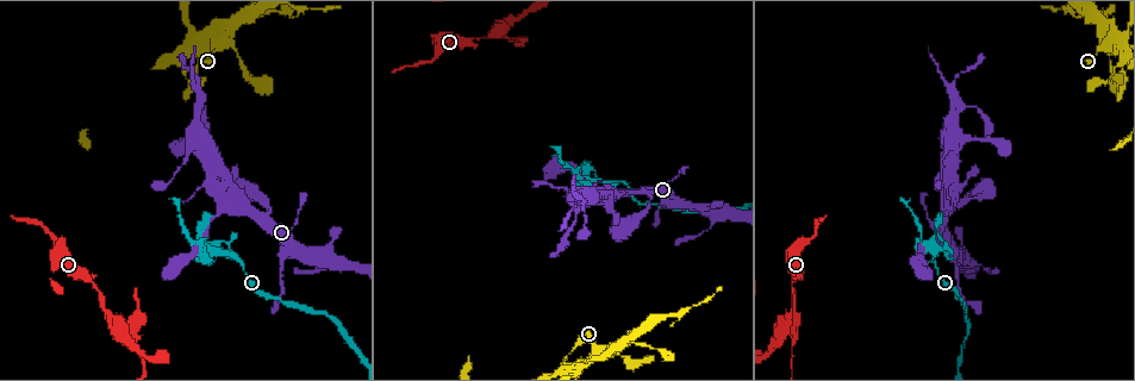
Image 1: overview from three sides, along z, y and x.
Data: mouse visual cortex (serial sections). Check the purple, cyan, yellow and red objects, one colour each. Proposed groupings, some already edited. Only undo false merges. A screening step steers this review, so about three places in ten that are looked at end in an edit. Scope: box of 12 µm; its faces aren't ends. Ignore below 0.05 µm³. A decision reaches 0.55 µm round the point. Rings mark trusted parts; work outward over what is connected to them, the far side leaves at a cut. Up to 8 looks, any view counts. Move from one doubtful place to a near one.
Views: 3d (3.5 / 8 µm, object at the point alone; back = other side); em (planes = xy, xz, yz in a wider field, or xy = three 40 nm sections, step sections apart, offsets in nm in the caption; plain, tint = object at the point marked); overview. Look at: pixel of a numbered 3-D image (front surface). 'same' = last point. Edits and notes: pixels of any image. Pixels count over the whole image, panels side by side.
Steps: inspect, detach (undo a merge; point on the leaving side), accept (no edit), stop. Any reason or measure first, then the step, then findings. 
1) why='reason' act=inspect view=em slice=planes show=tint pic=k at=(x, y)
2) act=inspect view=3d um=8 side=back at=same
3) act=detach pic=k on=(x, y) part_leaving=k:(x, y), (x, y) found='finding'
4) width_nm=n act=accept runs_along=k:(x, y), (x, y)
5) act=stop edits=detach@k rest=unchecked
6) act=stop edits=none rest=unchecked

why='abrupt turn' act=inspect view=3d um=3.5 pic=1 at=(199, 252)

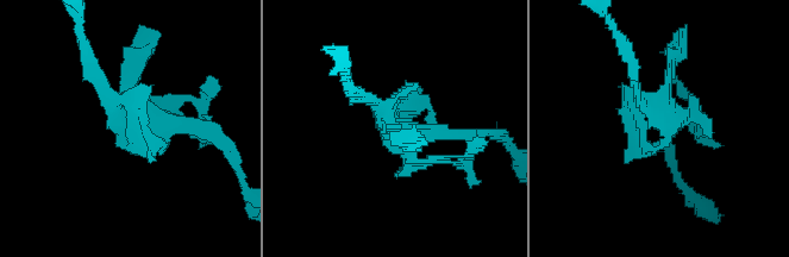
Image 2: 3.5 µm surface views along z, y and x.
why='need the tissue' act=inspect view=em slice=xy step=5 show=tint pic=2 at=(667, 119)

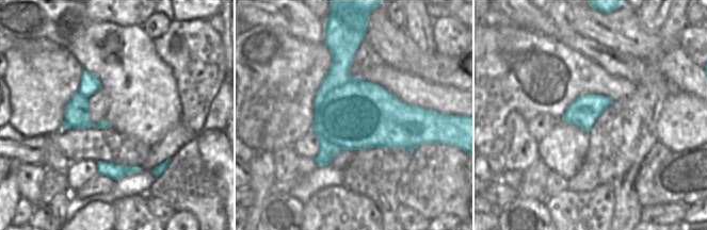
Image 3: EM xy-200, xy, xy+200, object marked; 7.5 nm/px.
act=detach pic=2 on=(126, 63) found='a second cell is stuck on'

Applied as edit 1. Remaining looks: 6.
act=inspect view=overview

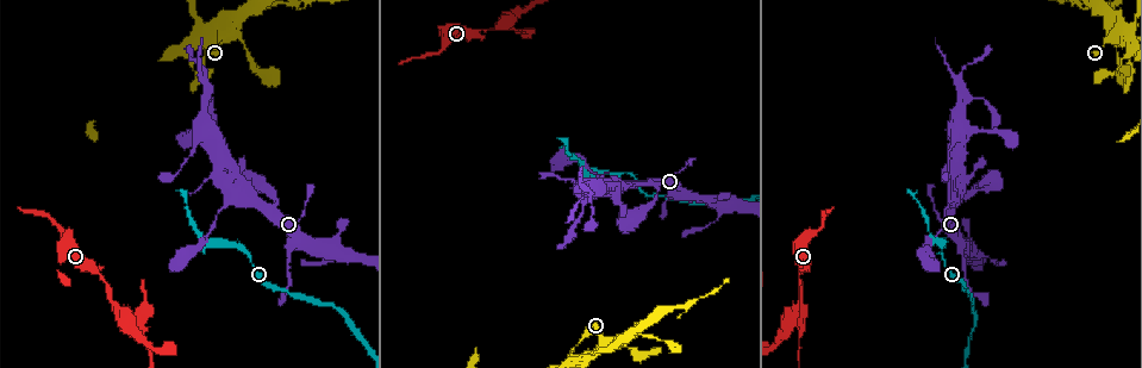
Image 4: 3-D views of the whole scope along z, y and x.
act=inspect view=3d um=8 pic=4 at=(668, 194)

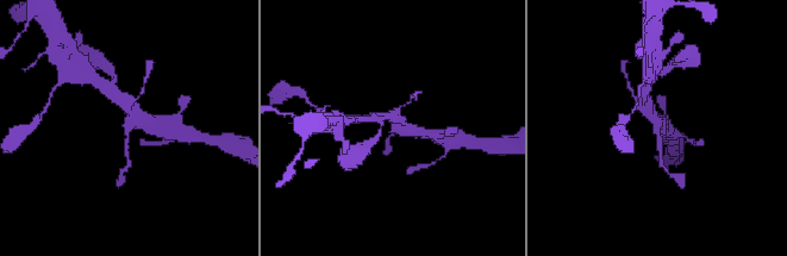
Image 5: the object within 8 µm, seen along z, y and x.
act=inspect view=em slice=xy step=5 show=tint pic=5 at=(658, 134)

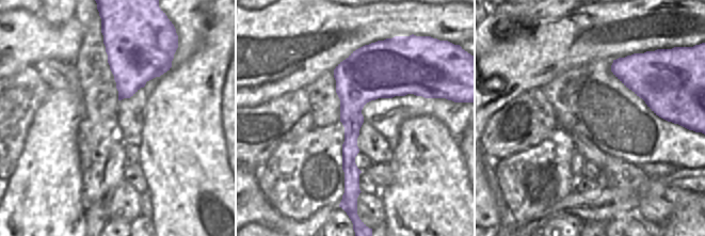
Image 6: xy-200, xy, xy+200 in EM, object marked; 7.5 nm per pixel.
act=accept runs_along=6:(369, 49), (351, 104), (347, 189) found='one cell here'

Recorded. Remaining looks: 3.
why='arms part here' act=inspect view=3d um=3.5 pic=4 at=(957, 169)

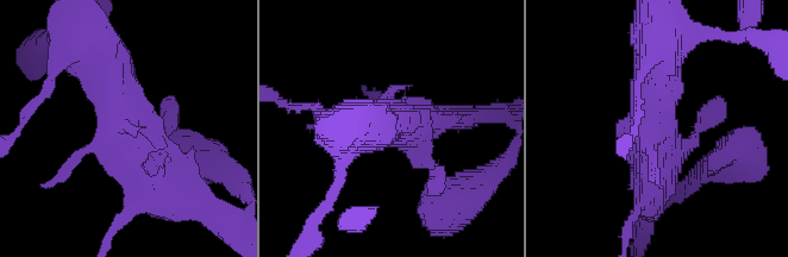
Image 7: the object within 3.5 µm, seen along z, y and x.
act=inspect view=em slice=xy step=5 show=tint pic=7 at=(127, 125)

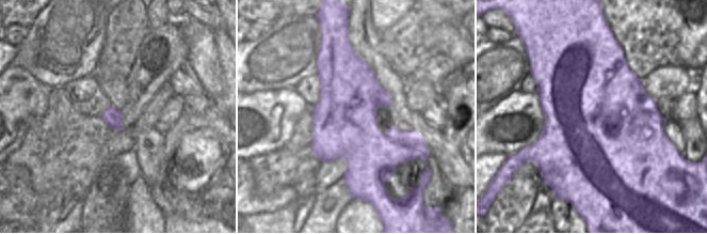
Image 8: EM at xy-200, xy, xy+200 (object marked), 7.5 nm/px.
act=accept runs_along=7:(167, 188), (98, 52) found='continuous, no second cell'

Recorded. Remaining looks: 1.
act=stop edits=detach@2 rest=unchecked

